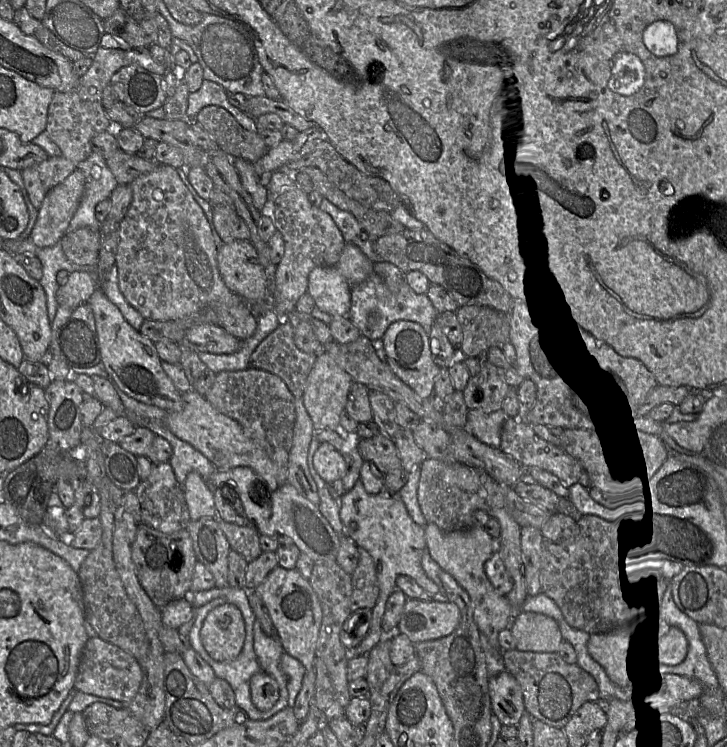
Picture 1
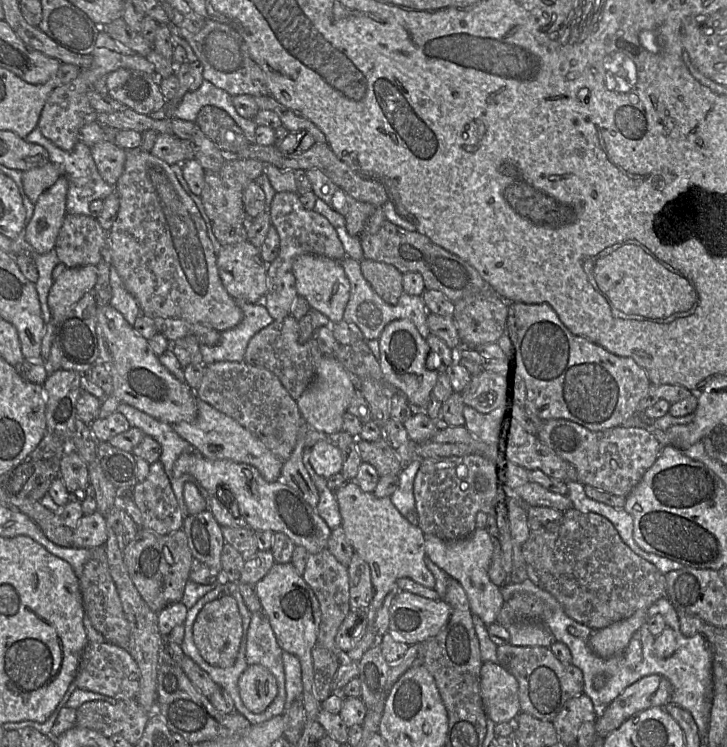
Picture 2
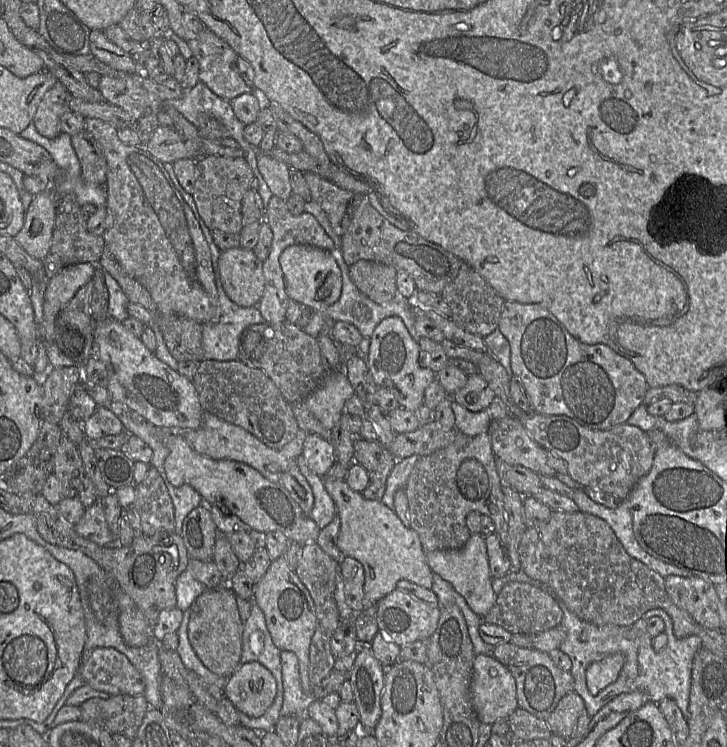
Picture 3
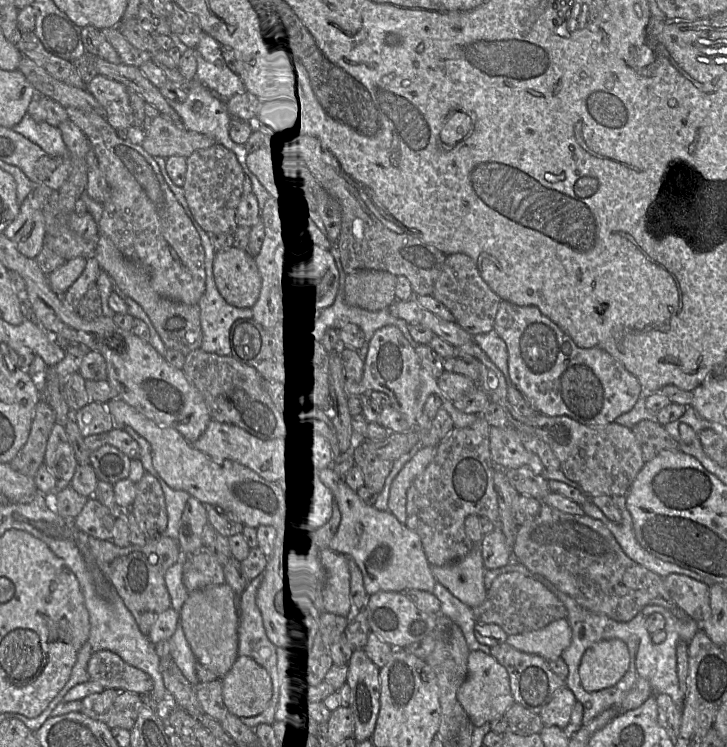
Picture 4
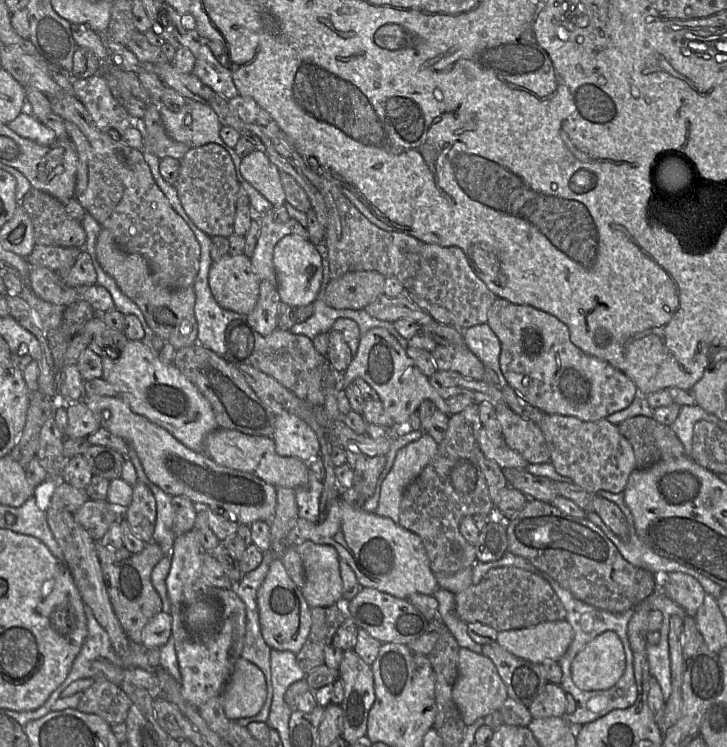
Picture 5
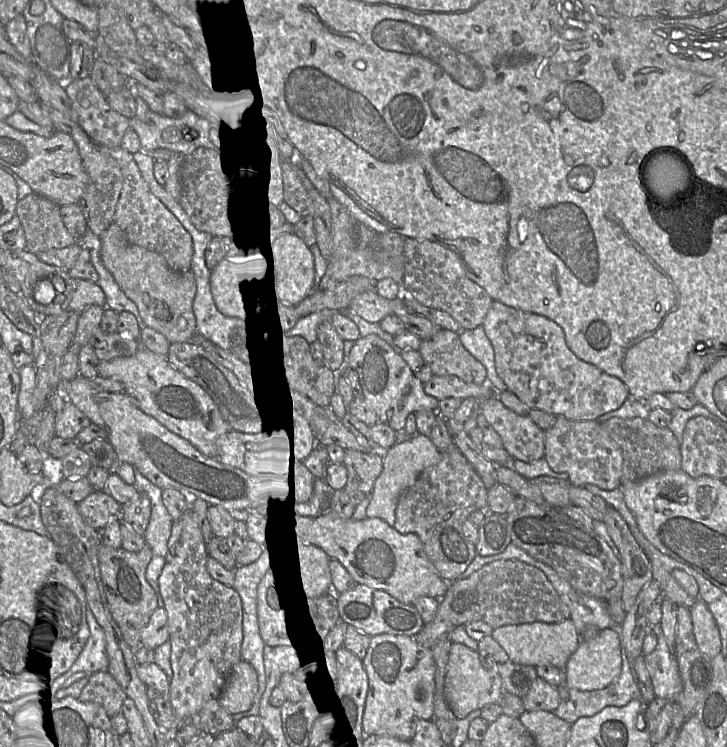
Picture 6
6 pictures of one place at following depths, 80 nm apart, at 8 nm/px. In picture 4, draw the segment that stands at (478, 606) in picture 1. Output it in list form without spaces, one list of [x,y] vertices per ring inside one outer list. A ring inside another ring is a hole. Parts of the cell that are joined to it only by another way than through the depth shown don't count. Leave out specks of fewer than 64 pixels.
[[[475,544],[472,550],[458,561],[444,566],[431,566],[435,580],[471,608],[481,605],[486,598],[485,571],[479,544]]]

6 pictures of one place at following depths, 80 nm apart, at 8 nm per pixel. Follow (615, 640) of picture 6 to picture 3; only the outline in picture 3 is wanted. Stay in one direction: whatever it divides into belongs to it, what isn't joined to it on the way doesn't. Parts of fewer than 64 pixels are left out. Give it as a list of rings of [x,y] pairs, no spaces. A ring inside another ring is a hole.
[[[613,653],[602,660],[593,662],[586,670],[586,683],[592,695],[597,695],[608,685],[614,683],[624,665],[622,653]]]

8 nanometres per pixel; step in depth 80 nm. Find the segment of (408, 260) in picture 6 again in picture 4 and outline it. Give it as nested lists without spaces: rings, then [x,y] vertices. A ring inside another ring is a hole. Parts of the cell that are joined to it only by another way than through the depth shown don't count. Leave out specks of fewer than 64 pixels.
[[[454,253],[446,256],[431,296],[443,303],[453,314],[454,321],[472,336],[494,329],[495,317],[502,299],[483,280],[468,255]]]

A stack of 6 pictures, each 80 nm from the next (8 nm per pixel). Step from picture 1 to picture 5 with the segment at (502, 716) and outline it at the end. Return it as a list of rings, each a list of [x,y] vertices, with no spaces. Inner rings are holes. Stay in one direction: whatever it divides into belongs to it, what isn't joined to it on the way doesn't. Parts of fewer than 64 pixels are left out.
[[[466,648],[459,650],[458,677],[452,690],[453,700],[461,714],[463,722],[469,726],[477,719],[499,710],[507,700],[507,689],[498,674],[494,663],[481,653]]]

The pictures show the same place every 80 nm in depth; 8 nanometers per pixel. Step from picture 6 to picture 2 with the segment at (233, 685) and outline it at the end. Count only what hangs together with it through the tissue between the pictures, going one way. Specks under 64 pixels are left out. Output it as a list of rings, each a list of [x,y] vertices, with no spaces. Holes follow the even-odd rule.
[[[250,665],[238,680],[244,705],[253,713],[264,712],[278,695],[278,685],[273,674],[262,665]]]

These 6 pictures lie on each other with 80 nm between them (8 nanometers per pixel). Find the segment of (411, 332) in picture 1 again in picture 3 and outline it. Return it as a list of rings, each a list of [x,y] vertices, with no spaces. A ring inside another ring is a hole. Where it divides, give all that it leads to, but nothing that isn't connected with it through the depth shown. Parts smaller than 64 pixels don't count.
[[[399,317],[384,319],[370,337],[370,346],[365,359],[373,383],[378,388],[390,390],[399,403],[399,408],[415,412],[424,402],[426,388],[437,379],[437,374],[418,364],[419,344],[408,332]]]

